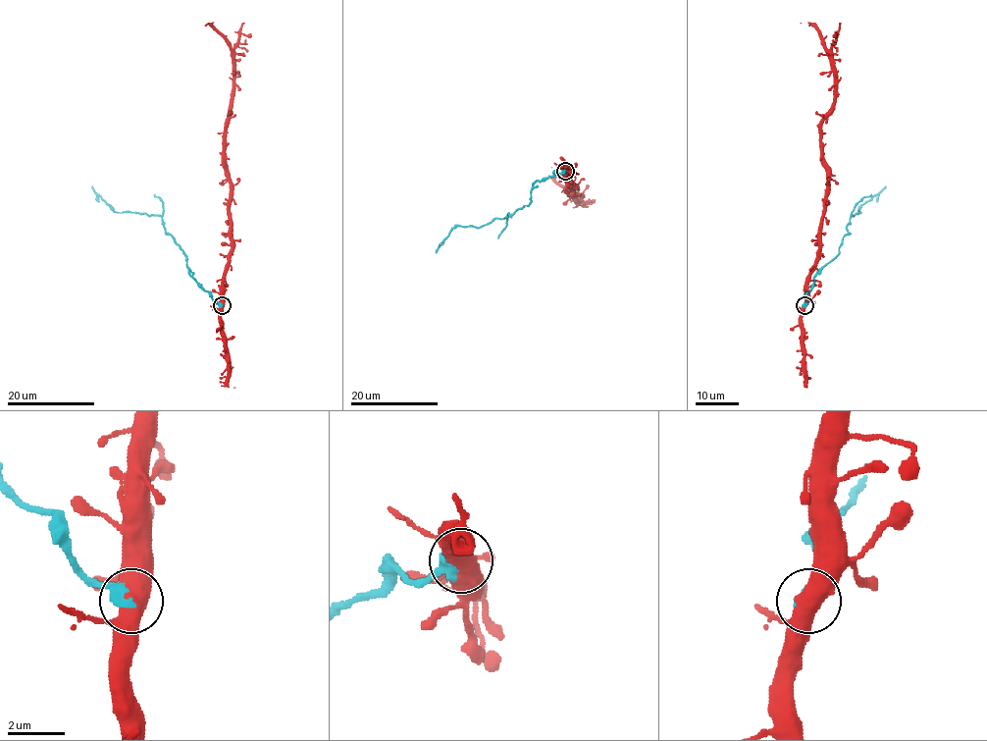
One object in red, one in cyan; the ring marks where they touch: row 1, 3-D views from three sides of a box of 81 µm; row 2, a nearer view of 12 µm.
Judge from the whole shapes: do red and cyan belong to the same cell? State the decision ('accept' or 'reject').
reject

